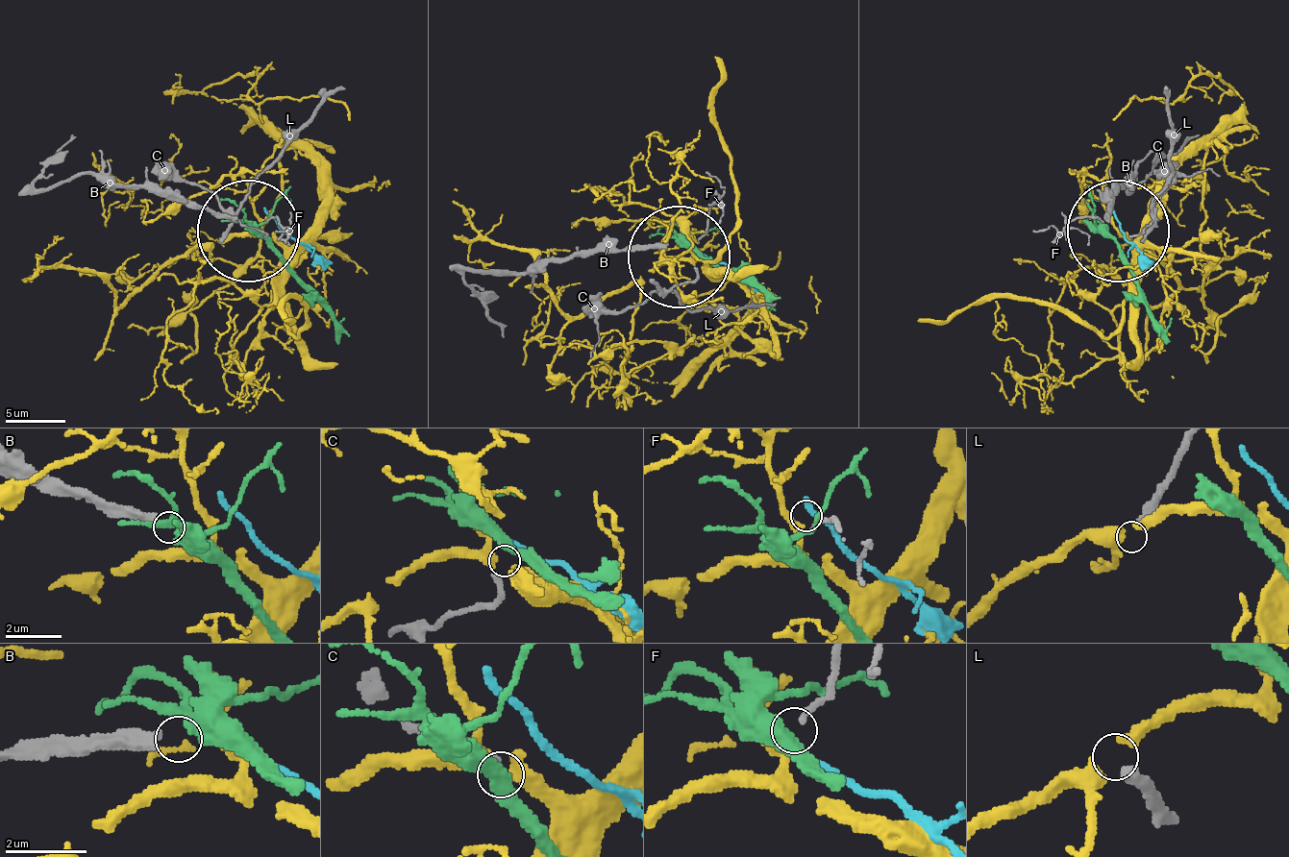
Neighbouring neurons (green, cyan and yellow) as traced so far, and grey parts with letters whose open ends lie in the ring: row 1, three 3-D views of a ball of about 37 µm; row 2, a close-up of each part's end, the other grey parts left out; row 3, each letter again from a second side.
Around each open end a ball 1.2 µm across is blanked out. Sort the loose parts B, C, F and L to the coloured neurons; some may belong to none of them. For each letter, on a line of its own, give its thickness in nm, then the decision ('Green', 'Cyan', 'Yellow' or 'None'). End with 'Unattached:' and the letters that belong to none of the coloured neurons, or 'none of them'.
B: Thickness 300 nm. Green
C: Thickness 220 nm. None
F: Thickness 140 nm. Yellow
L: Thickness 320 nm. None
Unattached: C, L

